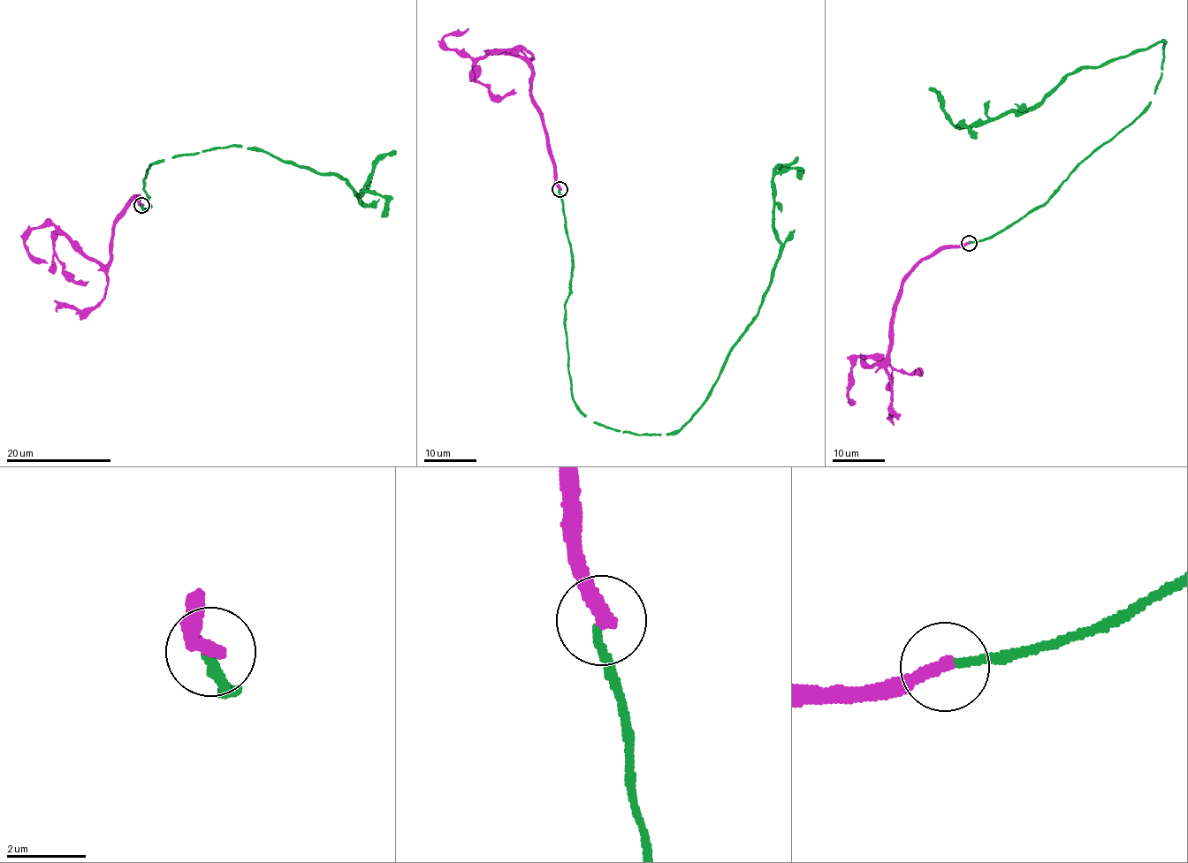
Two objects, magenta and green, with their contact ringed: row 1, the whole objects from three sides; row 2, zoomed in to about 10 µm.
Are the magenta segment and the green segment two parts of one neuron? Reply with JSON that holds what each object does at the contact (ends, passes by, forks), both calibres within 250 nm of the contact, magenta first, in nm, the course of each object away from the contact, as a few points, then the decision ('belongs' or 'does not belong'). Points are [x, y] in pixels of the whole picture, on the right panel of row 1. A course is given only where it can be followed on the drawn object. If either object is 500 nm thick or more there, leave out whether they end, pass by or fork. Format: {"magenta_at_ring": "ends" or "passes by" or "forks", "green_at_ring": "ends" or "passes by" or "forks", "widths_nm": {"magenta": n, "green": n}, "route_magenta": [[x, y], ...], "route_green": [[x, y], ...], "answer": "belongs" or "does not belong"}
{"magenta_at_ring": "ends", "green_at_ring": "ends", "widths_nm": {"magenta": 360, "green": 200}, "route_magenta": [[969, 242], [926, 256], [905, 279], [884, 361], [870, 367], [862, 359], [882, 358], [920, 374], [917, 368]], "route_green": [[970, 243], [1035, 210], [1133, 121], [1166, 41], [968, 127], [929, 89]], "answer": "does not belong"}

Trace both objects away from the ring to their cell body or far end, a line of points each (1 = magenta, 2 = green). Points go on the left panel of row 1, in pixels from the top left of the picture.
1: (140, 204), (135, 195), (114, 224), (103, 265), (57, 232), (53, 252), (63, 270), (72, 282), (88, 281)
2: (140, 205), (150, 208), (149, 164), (218, 147), (341, 177), (363, 203), (372, 169), (395, 152)

